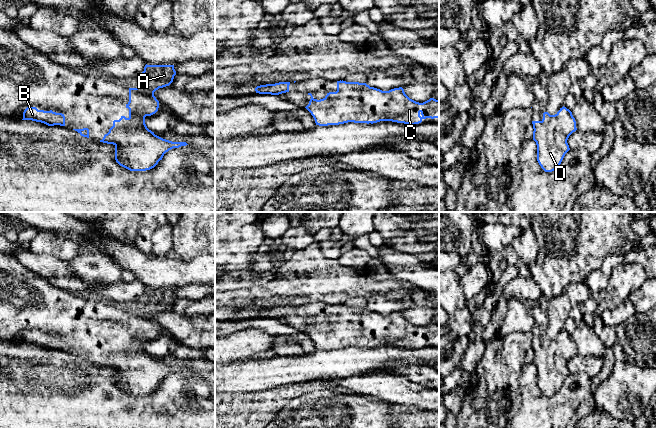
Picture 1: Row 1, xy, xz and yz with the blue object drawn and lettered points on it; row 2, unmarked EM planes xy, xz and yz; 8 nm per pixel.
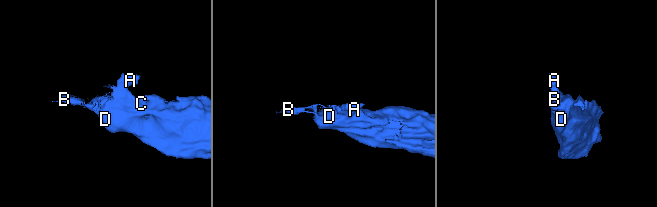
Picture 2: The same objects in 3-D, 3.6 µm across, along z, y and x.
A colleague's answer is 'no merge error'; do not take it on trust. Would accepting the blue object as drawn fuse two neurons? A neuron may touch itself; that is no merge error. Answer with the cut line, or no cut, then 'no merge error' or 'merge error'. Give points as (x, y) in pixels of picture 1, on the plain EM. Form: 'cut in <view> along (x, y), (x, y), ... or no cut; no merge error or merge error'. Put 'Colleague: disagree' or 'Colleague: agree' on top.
Colleague: agree
no cut; no merge error

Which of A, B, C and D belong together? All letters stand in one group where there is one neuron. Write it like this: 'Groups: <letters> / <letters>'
Groups: A B C D

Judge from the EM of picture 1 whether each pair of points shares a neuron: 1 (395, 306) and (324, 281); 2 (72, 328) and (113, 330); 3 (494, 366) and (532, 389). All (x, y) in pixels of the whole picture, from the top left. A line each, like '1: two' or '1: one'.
1: two
2: one
3: two

